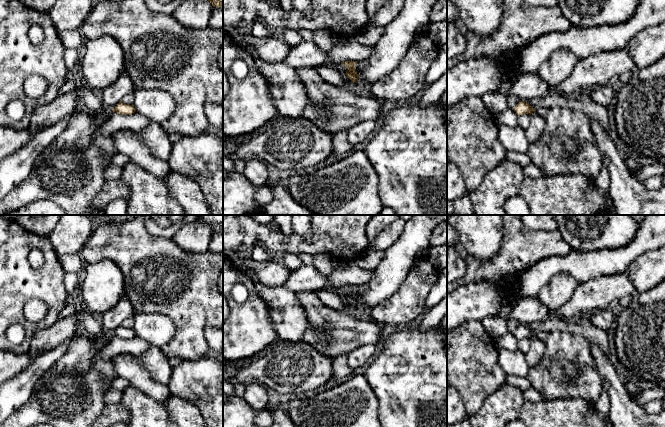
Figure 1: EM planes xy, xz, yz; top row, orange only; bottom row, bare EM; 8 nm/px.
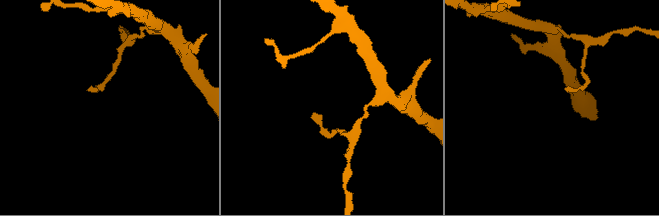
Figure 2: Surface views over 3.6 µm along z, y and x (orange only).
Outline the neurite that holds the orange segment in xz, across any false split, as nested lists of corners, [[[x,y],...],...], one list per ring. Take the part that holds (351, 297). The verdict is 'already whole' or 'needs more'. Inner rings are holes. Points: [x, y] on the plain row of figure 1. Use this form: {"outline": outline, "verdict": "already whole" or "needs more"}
{"outline": [[[345,285],[342,288],[346,291],[347,295],[345,299],[351,304],[351,306],[357,307],[359,299],[356,296],[356,288],[354,285]]], "verdict": "already whole"}

